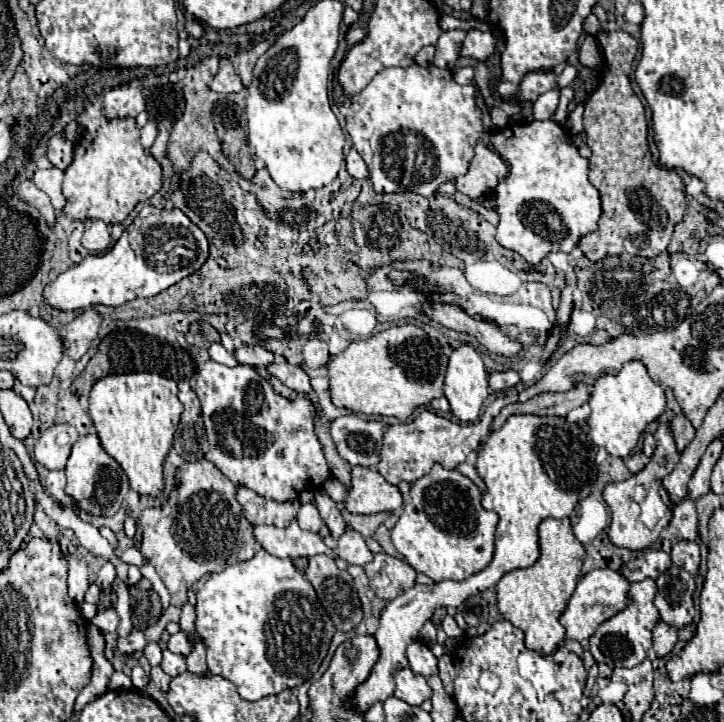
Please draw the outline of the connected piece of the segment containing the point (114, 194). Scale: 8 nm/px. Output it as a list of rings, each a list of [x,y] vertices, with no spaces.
[[[98,99],[92,101],[92,105],[86,107],[86,111],[78,115],[78,123],[84,125],[84,133],[76,141],[74,161],[64,171],[62,191],[68,201],[64,207],[64,215],[70,219],[80,219],[80,221],[102,219],[106,223],[122,223],[138,203],[150,199],[160,189],[160,183],[162,183],[160,165],[150,157],[148,151],[142,149],[140,127],[136,125],[136,121],[134,119],[116,119],[116,121],[104,119],[100,113]]]

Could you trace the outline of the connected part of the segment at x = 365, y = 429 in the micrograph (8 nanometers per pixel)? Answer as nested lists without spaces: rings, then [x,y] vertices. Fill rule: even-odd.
[[[354,413],[330,423],[330,435],[340,457],[350,465],[362,467],[376,467],[380,461],[384,429],[386,425],[382,421],[364,419]]]

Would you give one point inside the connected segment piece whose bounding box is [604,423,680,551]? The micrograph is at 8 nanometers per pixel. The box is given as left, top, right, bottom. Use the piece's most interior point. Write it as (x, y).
(640, 508)

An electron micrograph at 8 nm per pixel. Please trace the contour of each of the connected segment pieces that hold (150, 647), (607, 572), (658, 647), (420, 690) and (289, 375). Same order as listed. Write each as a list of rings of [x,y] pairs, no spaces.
[[[158,643],[148,644],[143,653],[152,667],[158,666],[162,662],[162,650]]]
[[[594,569],[594,571],[586,573],[578,581],[572,599],[568,601],[566,611],[560,617],[560,623],[566,629],[566,637],[568,639],[576,639],[576,641],[586,641],[588,637],[592,637],[600,623],[604,623],[606,619],[614,617],[616,613],[620,613],[630,603],[628,589],[630,589],[630,583],[628,583],[628,579],[620,571],[614,571],[614,569]]]
[[[658,621],[658,625],[652,631],[652,649],[656,651],[656,655],[658,657],[670,655],[676,641],[678,641],[678,631],[674,627],[666,625],[664,621]]]
[[[408,667],[400,669],[396,673],[394,681],[396,681],[394,697],[406,701],[408,705],[422,705],[426,699],[432,697],[432,689],[428,687],[426,679],[422,675],[412,673],[412,669],[408,669]]]
[[[282,361],[282,363],[270,363],[266,367],[266,371],[272,373],[274,377],[278,377],[286,387],[290,387],[290,389],[294,389],[298,393],[306,393],[306,395],[312,393],[310,379],[308,379],[308,375],[304,373],[302,367],[294,367],[294,365]]]

